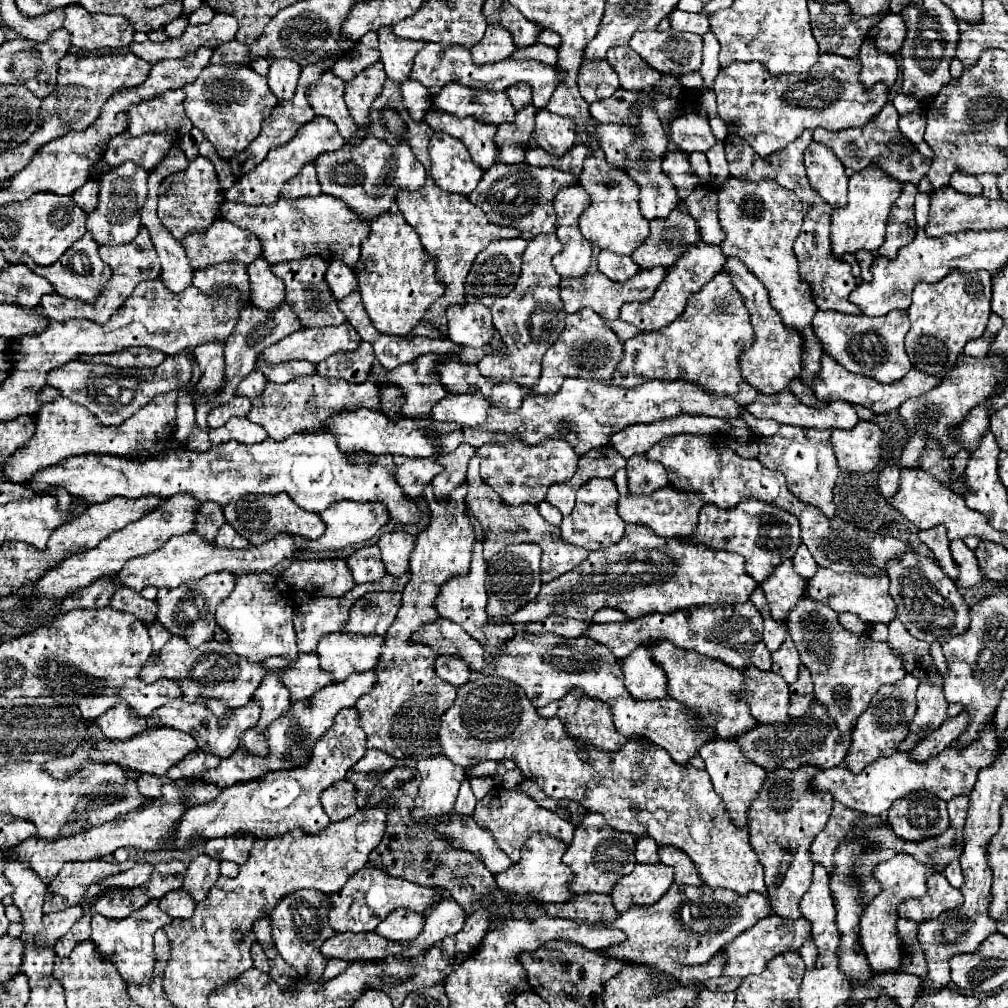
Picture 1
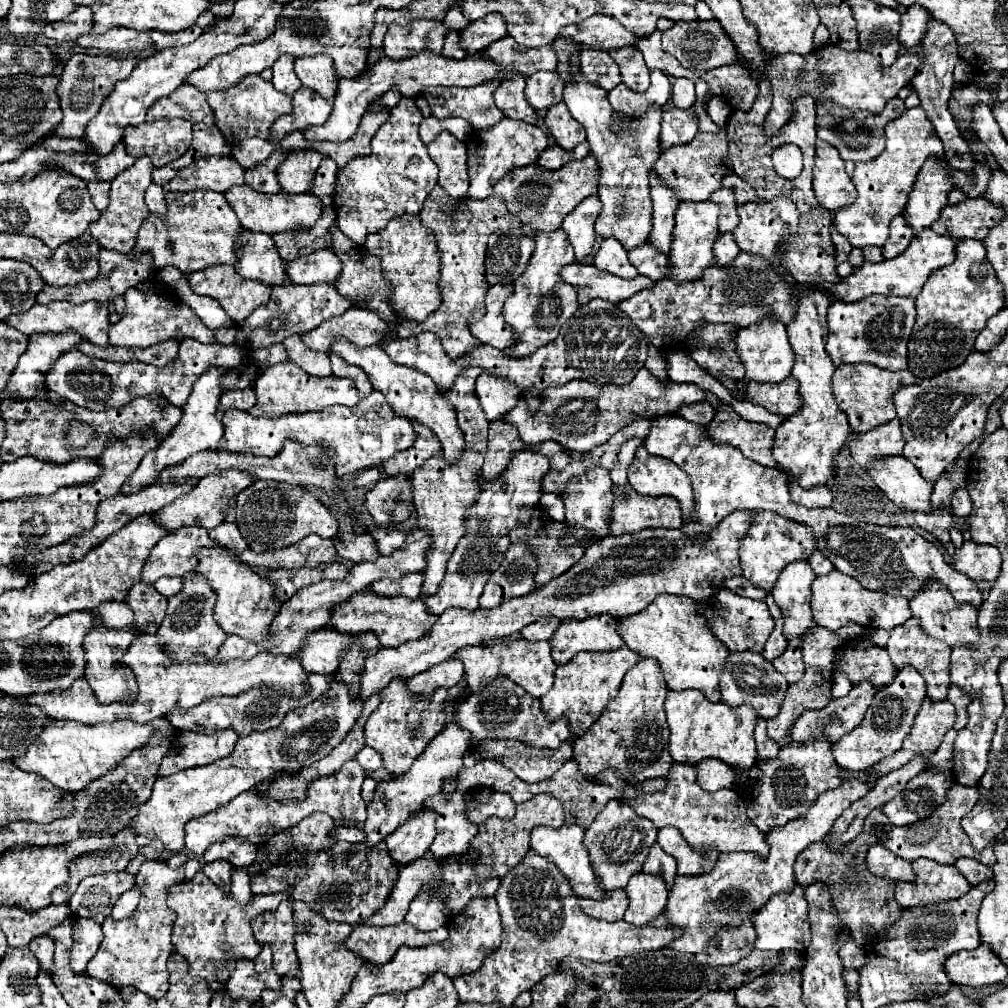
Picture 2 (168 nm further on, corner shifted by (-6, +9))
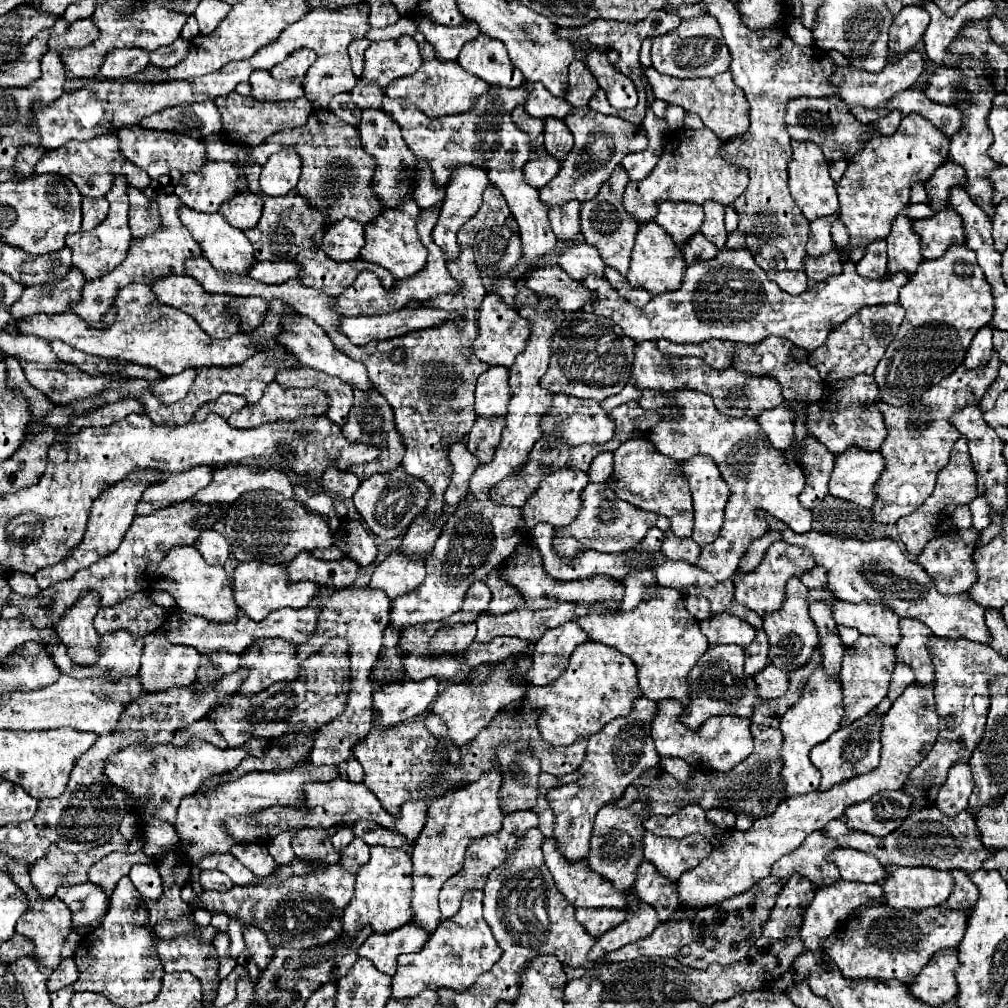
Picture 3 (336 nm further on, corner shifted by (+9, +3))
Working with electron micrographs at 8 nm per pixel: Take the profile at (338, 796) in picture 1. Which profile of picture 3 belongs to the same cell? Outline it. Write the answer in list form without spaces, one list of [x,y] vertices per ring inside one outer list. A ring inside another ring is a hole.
[[[293,769],[271,773],[247,773],[235,781],[205,789],[199,795],[187,795],[185,799],[181,799],[175,829],[181,839],[193,843],[191,847],[187,847],[187,855],[193,863],[197,863],[201,855],[231,851],[235,841],[225,833],[225,821],[229,817],[251,815],[253,811],[261,811],[275,803],[301,803],[301,785],[293,781]]]

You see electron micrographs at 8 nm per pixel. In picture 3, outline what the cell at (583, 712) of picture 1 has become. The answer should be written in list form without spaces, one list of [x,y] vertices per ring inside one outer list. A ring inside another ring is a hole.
[[[587,641],[573,651],[569,665],[555,683],[545,687],[529,685],[525,699],[535,707],[543,707],[537,723],[541,737],[553,745],[569,745],[597,733],[615,717],[629,715],[633,701],[641,695],[635,663],[627,661],[627,655],[621,655],[613,647]]]

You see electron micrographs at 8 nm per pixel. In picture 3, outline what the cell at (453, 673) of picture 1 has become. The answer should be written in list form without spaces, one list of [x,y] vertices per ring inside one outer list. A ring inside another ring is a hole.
[[[435,677],[423,681],[403,681],[379,685],[373,691],[373,715],[379,715],[377,727],[391,727],[405,719],[425,713],[435,701],[439,683]]]

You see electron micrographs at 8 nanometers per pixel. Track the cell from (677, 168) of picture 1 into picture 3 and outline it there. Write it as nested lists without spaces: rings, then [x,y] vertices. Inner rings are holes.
[[[701,127],[697,131],[685,129],[677,133],[673,139],[669,139],[663,157],[651,175],[639,183],[627,183],[623,195],[625,211],[637,221],[637,225],[643,225],[653,221],[657,213],[655,203],[661,199],[691,203],[705,203],[707,199],[713,199],[721,205],[731,205],[733,199],[737,199],[747,189],[749,171],[745,167],[725,163],[719,155],[719,149],[721,141],[707,127]]]

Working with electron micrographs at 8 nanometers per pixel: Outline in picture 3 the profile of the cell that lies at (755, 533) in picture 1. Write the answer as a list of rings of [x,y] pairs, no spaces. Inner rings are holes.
[[[777,541],[769,547],[769,551],[765,553],[765,559],[761,561],[761,565],[753,573],[749,573],[749,575],[735,573],[735,577],[733,577],[735,599],[761,617],[765,617],[769,613],[775,613],[783,607],[787,581],[791,577],[799,577],[799,575],[811,571],[813,567],[815,567],[815,561],[813,561],[813,555],[809,555],[809,551],[805,551],[801,547],[795,547],[795,545],[789,545],[785,541]]]

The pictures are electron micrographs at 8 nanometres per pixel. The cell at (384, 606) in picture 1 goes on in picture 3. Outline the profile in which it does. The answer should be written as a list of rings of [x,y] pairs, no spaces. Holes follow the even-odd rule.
[[[393,551],[375,567],[369,587],[383,589],[389,599],[397,599],[405,591],[419,587],[425,579],[425,565],[419,555],[403,555],[401,551]]]

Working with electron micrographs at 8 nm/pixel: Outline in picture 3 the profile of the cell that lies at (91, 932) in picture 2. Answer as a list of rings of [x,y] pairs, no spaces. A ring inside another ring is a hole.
[[[63,959],[59,963],[59,967],[51,973],[51,977],[47,981],[47,989],[53,993],[57,989],[63,989],[67,985],[73,985],[77,979],[79,979],[79,971],[77,971],[73,959]]]

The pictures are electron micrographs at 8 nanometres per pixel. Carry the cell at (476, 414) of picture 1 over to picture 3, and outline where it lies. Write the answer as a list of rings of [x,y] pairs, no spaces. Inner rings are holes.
[[[489,367],[477,379],[475,411],[479,417],[503,417],[507,415],[507,403],[511,399],[509,369]]]

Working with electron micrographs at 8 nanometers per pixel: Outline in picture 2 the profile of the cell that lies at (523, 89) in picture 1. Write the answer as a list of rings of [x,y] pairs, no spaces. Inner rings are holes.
[[[536,71],[526,79],[526,101],[536,109],[548,109],[556,103],[562,101],[562,91],[564,91],[564,81],[560,73],[552,71]]]

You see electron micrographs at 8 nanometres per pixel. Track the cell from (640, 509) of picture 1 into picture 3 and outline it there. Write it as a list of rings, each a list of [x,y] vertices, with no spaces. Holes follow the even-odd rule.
[[[589,483],[581,493],[581,511],[565,527],[555,529],[553,533],[553,551],[565,561],[571,563],[583,551],[595,549],[601,553],[621,553],[637,547],[647,531],[655,525],[657,515],[649,511],[637,511],[637,507],[629,507],[629,503],[617,499],[613,491],[609,491],[607,483]]]

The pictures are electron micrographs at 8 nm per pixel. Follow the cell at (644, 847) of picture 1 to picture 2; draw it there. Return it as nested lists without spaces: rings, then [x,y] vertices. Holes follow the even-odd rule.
[[[654,843],[650,847],[648,859],[644,863],[644,873],[656,873],[662,875],[668,883],[668,887],[672,887],[674,877],[676,877],[676,859],[672,855],[668,855],[658,843]]]

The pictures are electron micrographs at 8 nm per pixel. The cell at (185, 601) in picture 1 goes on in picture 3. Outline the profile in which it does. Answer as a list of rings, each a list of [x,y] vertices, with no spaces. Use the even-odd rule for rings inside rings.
[[[161,629],[145,635],[145,649],[143,649],[141,669],[139,669],[139,681],[143,685],[143,691],[145,693],[161,693],[161,691],[169,691],[175,687],[191,685],[195,679],[199,657],[201,657],[201,653],[193,647],[165,643],[165,635]]]

